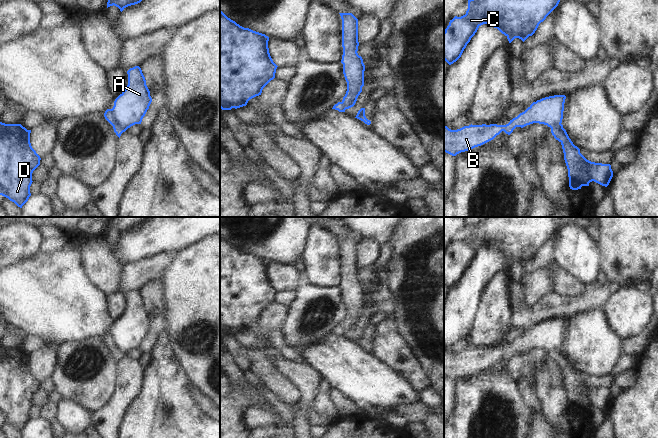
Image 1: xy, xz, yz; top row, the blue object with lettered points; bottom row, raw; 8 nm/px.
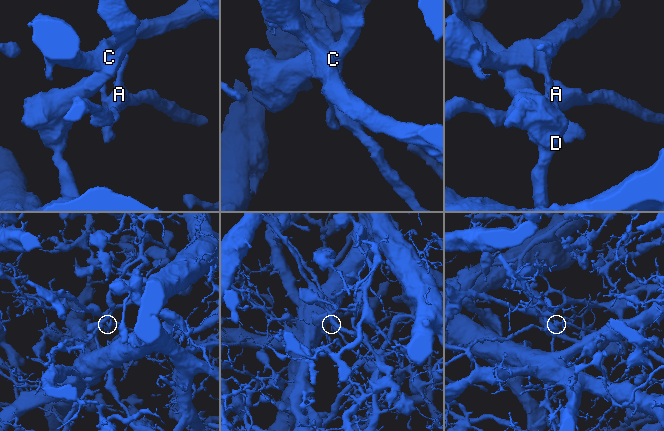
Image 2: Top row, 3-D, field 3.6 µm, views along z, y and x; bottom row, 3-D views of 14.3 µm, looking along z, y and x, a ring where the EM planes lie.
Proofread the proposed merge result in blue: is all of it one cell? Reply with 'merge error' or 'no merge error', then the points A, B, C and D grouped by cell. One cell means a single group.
merge error; A B / C D

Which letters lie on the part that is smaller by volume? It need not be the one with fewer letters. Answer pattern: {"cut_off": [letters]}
{"cut_off": ["A", "B"]}

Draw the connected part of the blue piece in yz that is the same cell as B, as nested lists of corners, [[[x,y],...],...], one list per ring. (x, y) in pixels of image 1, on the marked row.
[[[554,95],[537,100],[506,125],[471,124],[457,130],[444,126],[444,152],[456,156],[493,140],[502,131],[510,135],[516,127],[533,123],[553,128],[562,123],[565,99],[565,95]]]

